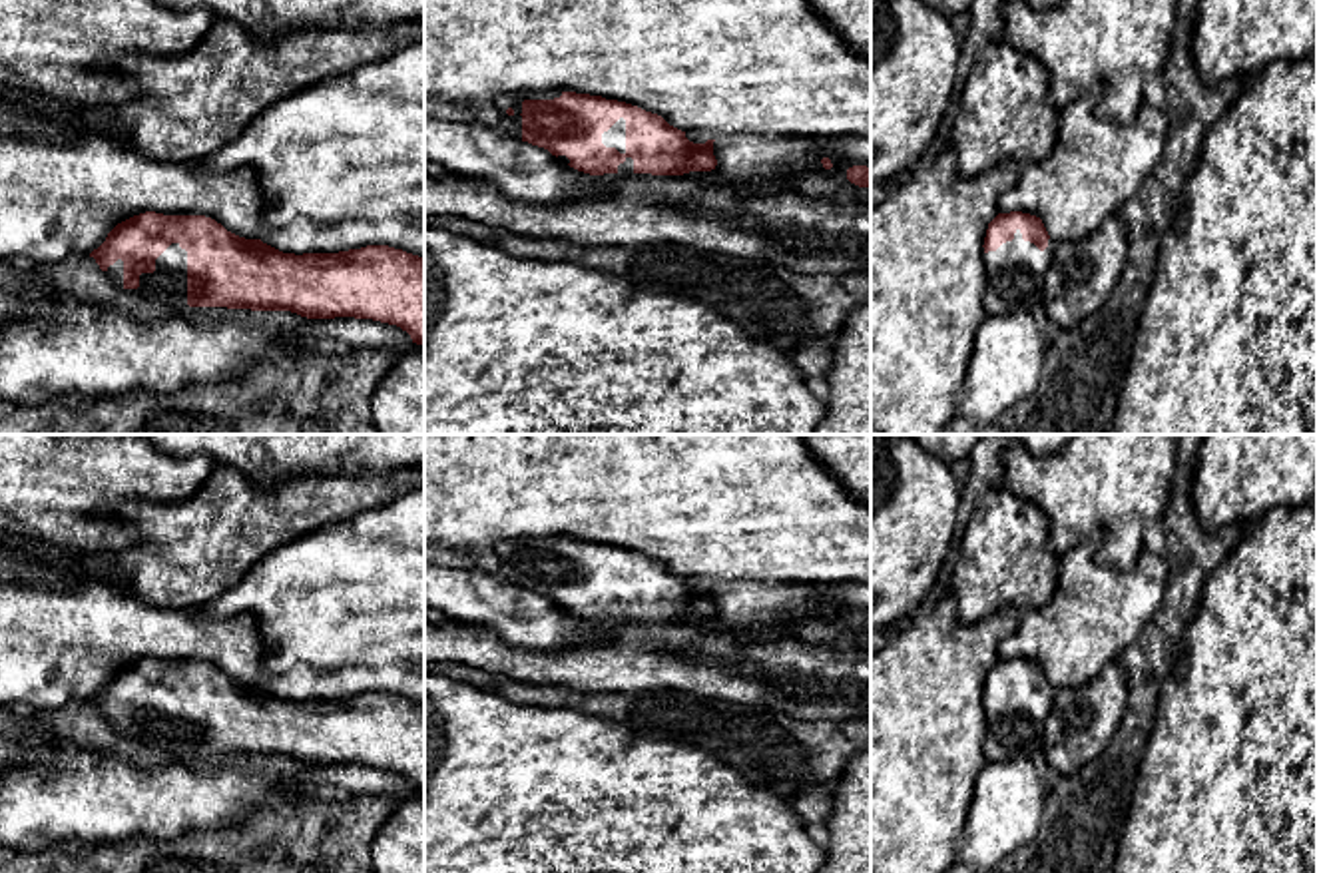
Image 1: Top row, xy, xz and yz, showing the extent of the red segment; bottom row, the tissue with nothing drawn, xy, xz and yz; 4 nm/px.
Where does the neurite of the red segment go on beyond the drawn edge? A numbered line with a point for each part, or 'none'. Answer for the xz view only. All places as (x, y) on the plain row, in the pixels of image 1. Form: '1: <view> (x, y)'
1: xz (616, 581)

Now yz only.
1: yz (1017, 718)

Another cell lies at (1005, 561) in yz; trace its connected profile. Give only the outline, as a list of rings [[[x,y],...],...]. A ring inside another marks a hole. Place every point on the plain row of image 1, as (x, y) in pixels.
[[[1004,484],[982,492],[966,524],[950,594],[958,616],[974,624],[1000,608],[1020,614],[1046,606],[1058,586],[1048,548],[1050,518]]]

